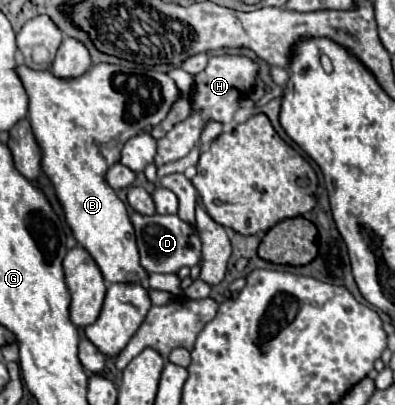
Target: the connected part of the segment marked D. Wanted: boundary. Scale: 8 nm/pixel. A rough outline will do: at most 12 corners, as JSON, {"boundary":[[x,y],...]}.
{"boundary":[[178,215],[130,217],[148,273],[200,261],[200,237]]}

